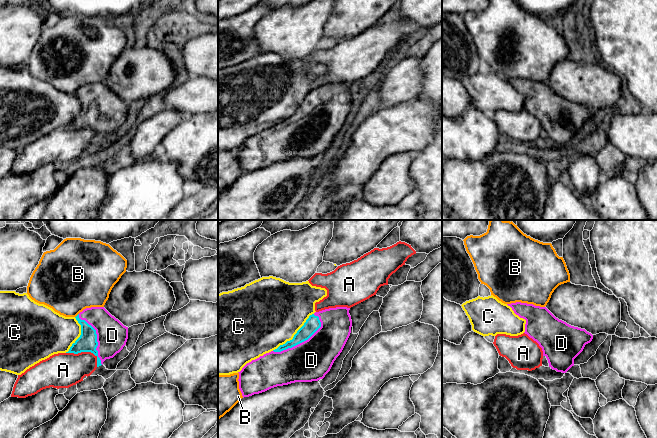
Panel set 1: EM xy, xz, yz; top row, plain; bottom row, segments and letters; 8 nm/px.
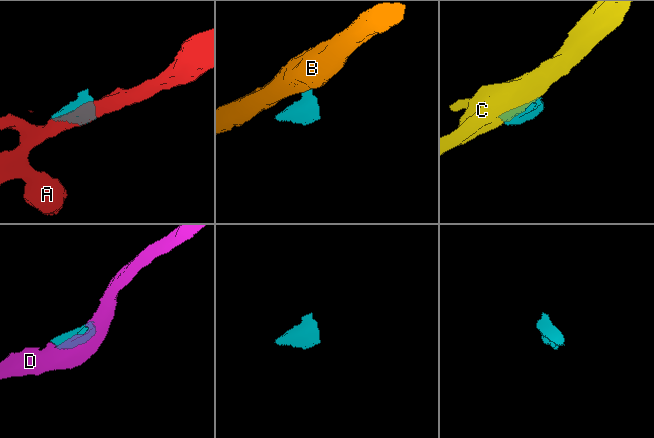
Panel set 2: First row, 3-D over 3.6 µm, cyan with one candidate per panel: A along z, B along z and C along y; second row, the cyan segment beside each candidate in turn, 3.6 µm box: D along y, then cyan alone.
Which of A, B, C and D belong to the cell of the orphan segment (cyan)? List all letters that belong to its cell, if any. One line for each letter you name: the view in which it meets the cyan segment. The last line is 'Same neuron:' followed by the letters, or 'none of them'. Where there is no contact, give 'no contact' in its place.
D: contact in xz
Same neuron: D

